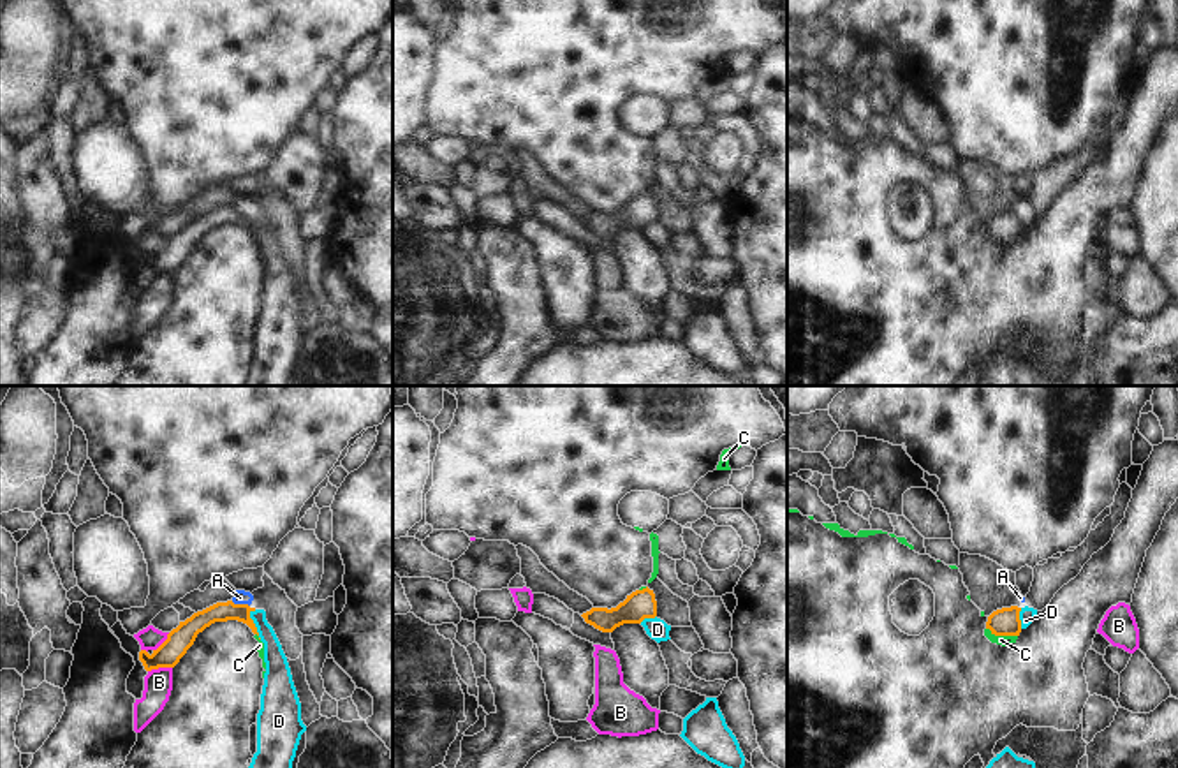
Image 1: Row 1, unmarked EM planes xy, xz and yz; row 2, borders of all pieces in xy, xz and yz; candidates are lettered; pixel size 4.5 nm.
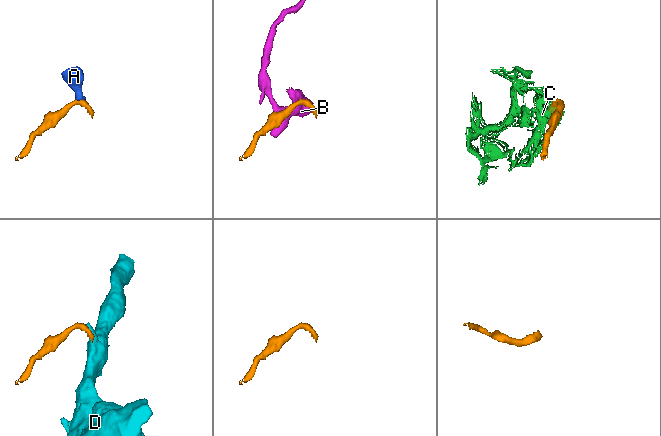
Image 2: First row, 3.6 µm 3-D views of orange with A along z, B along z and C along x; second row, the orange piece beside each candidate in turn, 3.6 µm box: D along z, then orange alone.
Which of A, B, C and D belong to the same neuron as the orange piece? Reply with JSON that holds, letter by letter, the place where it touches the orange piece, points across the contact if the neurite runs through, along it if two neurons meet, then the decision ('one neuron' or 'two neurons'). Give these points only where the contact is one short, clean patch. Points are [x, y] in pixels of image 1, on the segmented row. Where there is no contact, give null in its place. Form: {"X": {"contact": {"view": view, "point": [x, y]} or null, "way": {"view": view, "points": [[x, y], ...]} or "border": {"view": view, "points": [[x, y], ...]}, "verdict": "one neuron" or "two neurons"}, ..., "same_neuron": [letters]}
{"A": {"contact": {"view": "xy", "point": [240, 605]}, "border": {"view": "xy", "points": [[231, 601], [249, 606]]}, "verdict": "two neurons"}, "B": {"contact": {"view": "xy", "point": [159, 666]}, "verdict": "two neurons"}, "C": {"contact": {"view": "yz", "point": [1002, 635]}, "border": {"view": "yz", "points": [[986, 627], [995, 635], [1016, 636]]}, "verdict": "two neurons"}, "D": {"contact": {"view": "xy", "point": [254, 624]}, "border": {"view": "xy", "points": [[250, 610], [250, 619], [261, 638]]}, "verdict": "two neurons"}, "same_neuron": []}

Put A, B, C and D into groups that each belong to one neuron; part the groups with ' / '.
A D / B / C

